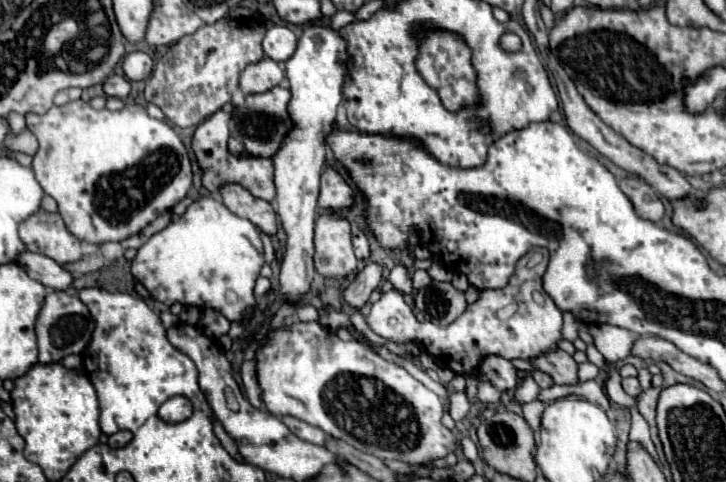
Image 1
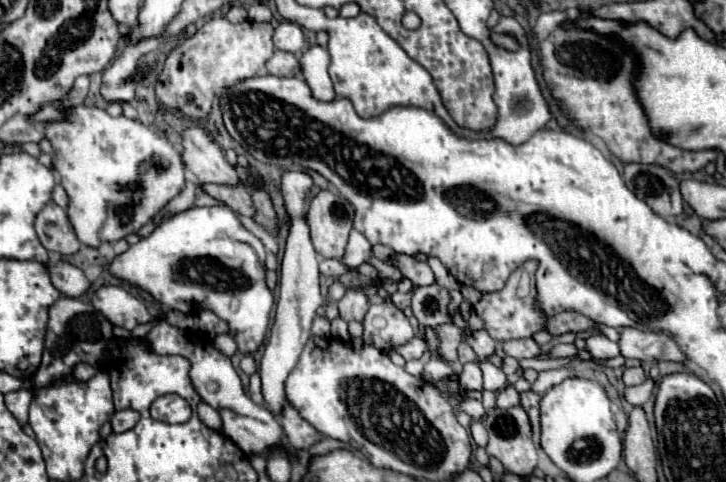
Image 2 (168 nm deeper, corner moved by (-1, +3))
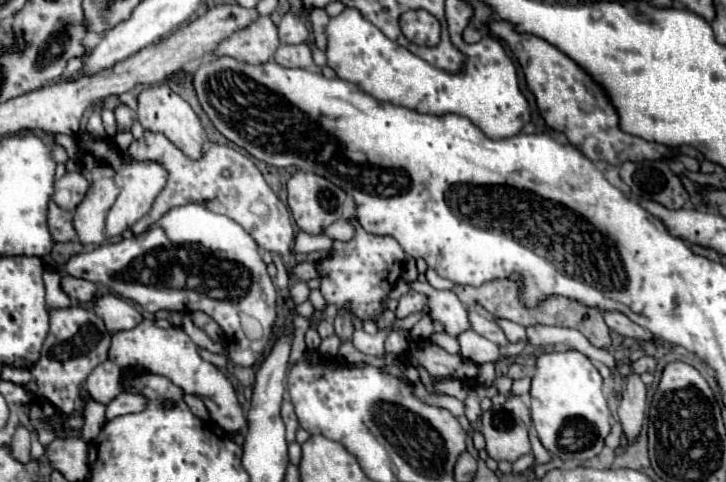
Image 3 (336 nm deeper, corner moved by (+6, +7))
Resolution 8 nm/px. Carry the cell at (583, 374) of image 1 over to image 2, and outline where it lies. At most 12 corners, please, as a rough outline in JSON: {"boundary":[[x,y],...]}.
{"boundary":[[567,368],[539,372],[531,392],[545,394],[551,386],[567,376],[575,376]]}

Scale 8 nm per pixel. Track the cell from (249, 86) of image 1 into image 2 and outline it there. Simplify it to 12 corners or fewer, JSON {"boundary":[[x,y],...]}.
{"boundary":[[275,52],[267,72],[275,76],[301,76],[299,56]]}

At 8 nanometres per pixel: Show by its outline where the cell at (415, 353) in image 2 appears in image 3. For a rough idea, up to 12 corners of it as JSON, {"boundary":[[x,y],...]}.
{"boundary":[[408,290],[398,302],[396,316],[424,312],[428,296]]}

